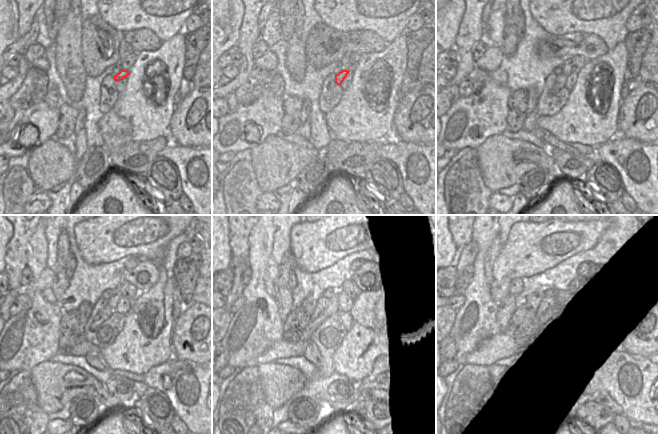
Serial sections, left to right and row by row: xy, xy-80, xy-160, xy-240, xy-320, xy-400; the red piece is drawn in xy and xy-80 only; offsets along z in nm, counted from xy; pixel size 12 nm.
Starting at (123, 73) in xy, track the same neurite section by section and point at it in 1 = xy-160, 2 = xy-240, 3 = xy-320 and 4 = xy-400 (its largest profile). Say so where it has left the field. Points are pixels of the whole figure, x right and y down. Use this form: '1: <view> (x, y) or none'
1: xy-160 (560, 80)
2: xy-240 (104, 314)
3: xy-320 (312, 326)
4: xy-400 (528, 335)

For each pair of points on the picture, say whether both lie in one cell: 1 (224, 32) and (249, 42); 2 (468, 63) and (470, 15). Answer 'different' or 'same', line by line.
1: different
2: same

